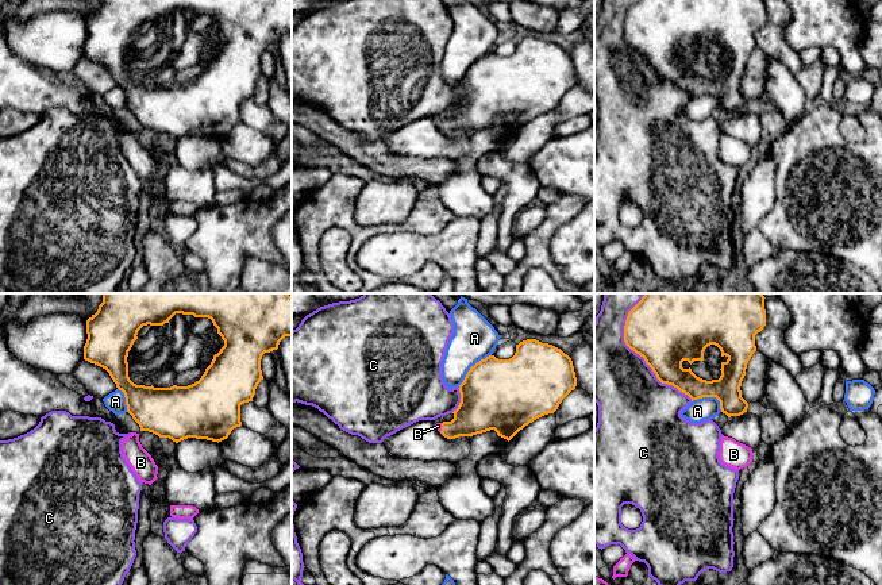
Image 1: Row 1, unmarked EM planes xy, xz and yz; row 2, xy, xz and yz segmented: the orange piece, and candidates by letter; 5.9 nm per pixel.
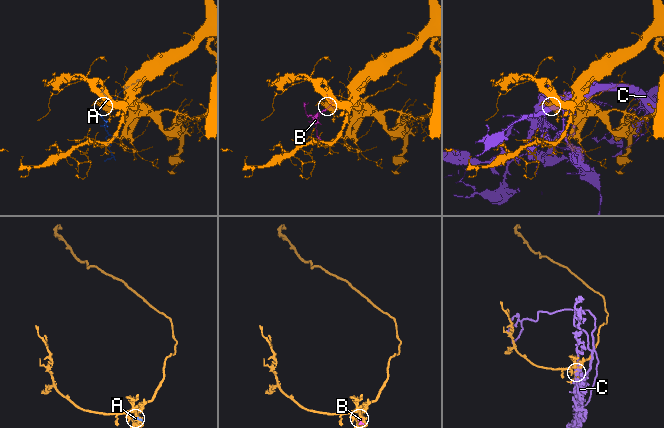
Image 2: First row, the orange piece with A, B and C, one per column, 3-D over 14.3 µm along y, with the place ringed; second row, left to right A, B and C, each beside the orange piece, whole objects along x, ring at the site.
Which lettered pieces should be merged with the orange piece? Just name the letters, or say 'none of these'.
B

